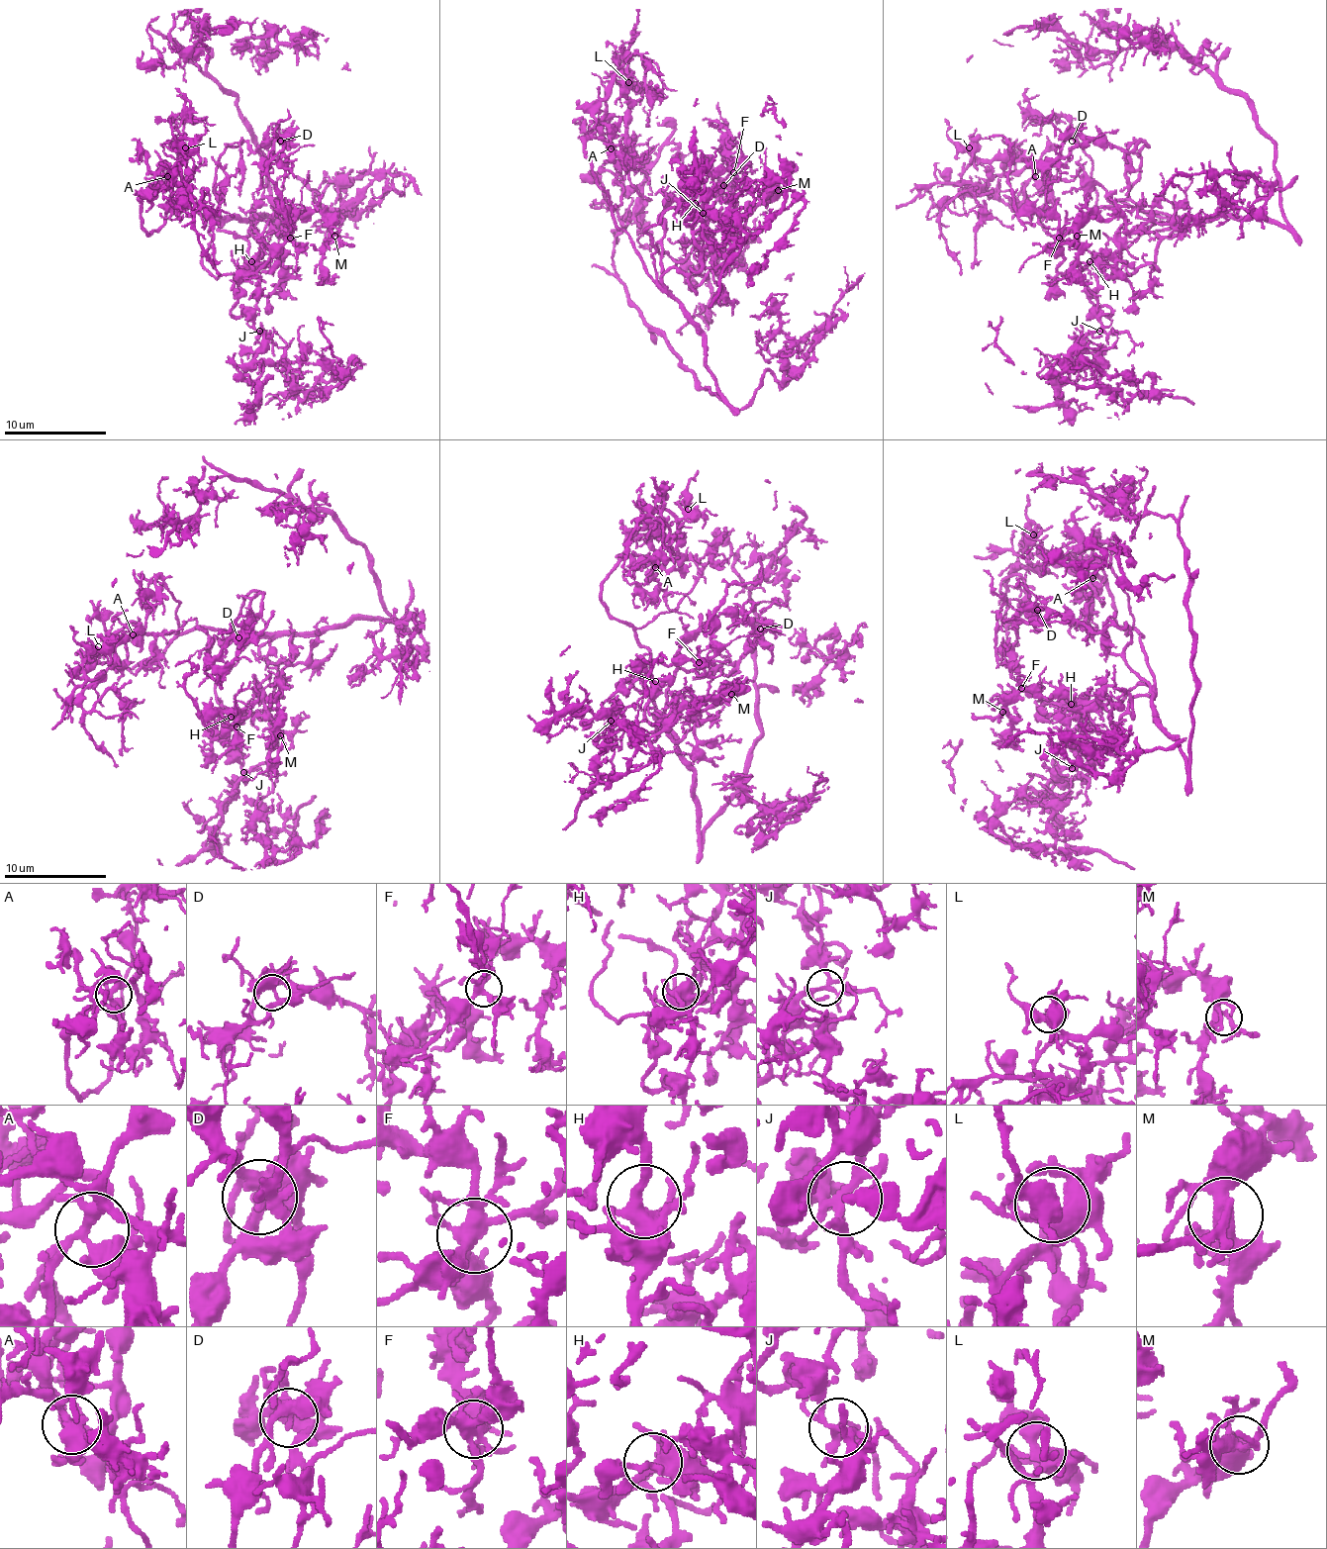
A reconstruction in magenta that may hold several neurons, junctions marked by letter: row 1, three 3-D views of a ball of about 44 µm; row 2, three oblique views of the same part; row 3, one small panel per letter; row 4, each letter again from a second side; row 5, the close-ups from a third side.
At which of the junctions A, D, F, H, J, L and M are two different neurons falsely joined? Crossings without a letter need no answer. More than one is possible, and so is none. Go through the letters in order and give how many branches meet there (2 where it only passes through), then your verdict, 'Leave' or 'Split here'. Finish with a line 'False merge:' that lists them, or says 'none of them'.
A: Branches: 6. Leave
D: Branches: 5. Leave
F: Branches: 8. Leave
H: Branches: 5. Leave
J: Branches: 6. Leave
L: Branches: 6. Leave
M: Branches: 5. Leave
False merge: none of them

